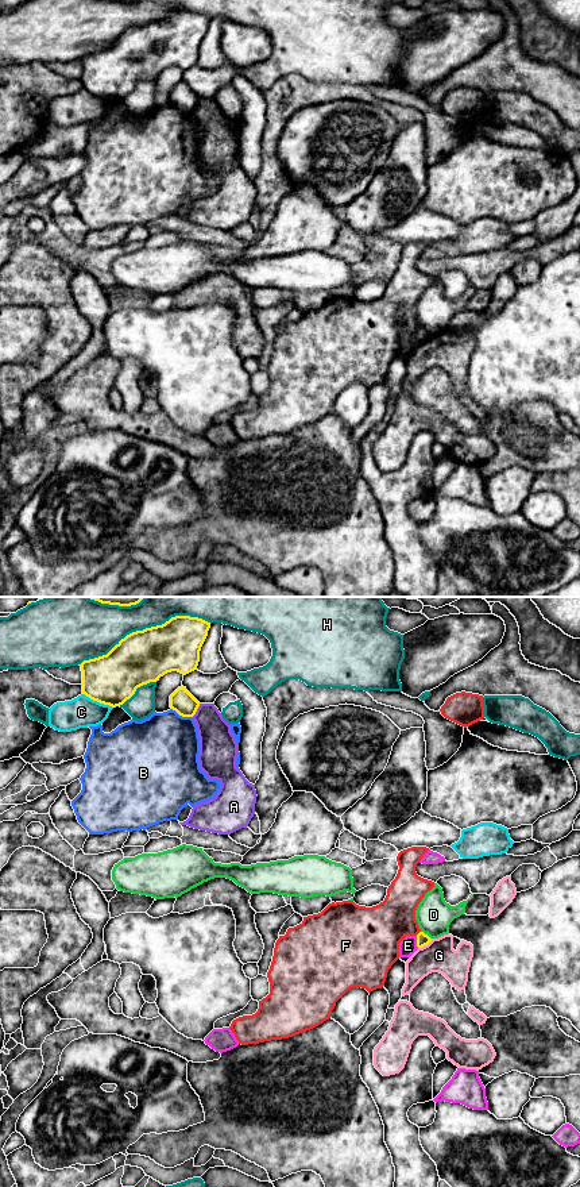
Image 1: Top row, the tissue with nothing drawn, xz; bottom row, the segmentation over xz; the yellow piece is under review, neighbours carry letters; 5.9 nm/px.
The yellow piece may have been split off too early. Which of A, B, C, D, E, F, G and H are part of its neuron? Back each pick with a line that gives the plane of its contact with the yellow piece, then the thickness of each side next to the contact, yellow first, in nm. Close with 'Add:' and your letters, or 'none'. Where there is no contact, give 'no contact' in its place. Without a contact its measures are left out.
Add: none

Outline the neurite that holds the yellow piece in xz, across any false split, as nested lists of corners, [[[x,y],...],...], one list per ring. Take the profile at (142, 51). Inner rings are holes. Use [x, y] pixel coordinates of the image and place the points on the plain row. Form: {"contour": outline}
{"contour": [[[190,11],[171,12],[162,20],[136,26],[107,50],[84,55],[82,89],[112,103],[123,100],[138,82],[167,68],[197,65],[210,18]]]}

